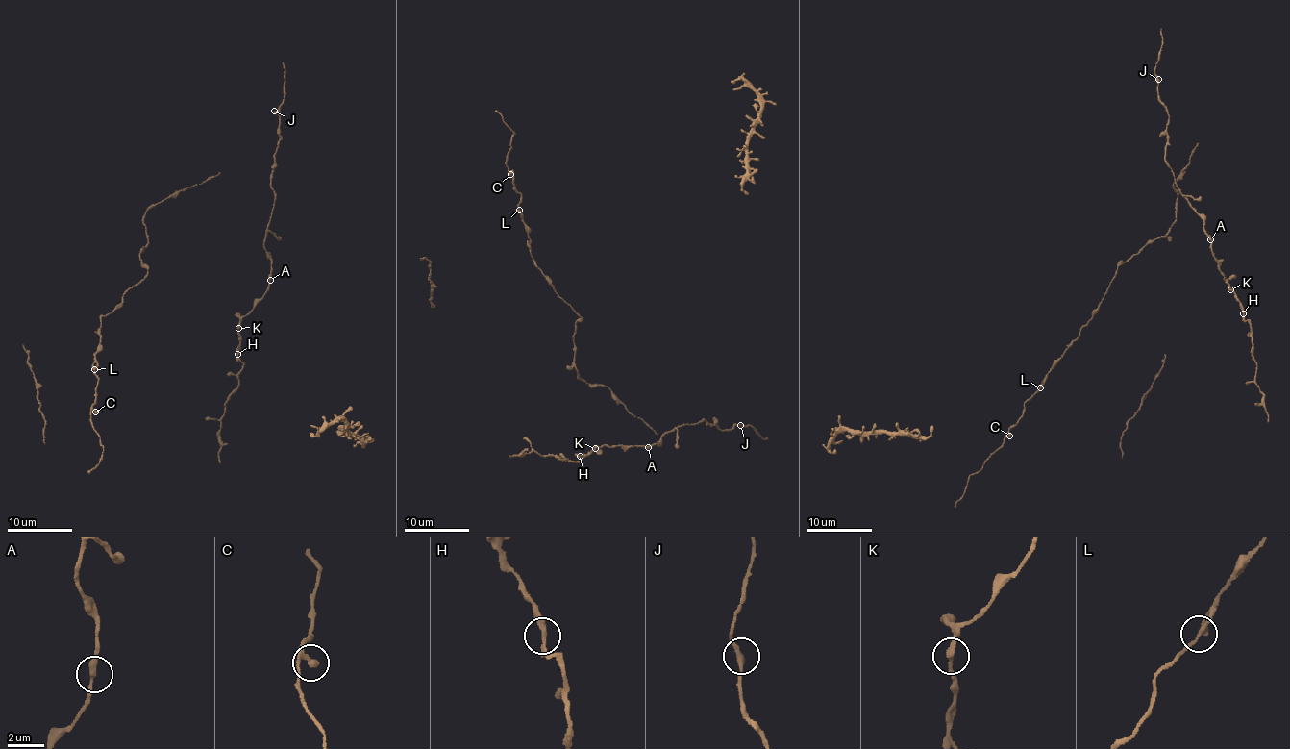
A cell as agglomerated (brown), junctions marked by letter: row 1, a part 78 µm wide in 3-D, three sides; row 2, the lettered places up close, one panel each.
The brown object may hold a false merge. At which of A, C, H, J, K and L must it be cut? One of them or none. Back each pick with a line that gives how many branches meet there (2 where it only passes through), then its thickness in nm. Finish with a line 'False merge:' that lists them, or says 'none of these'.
False merge: none of these

